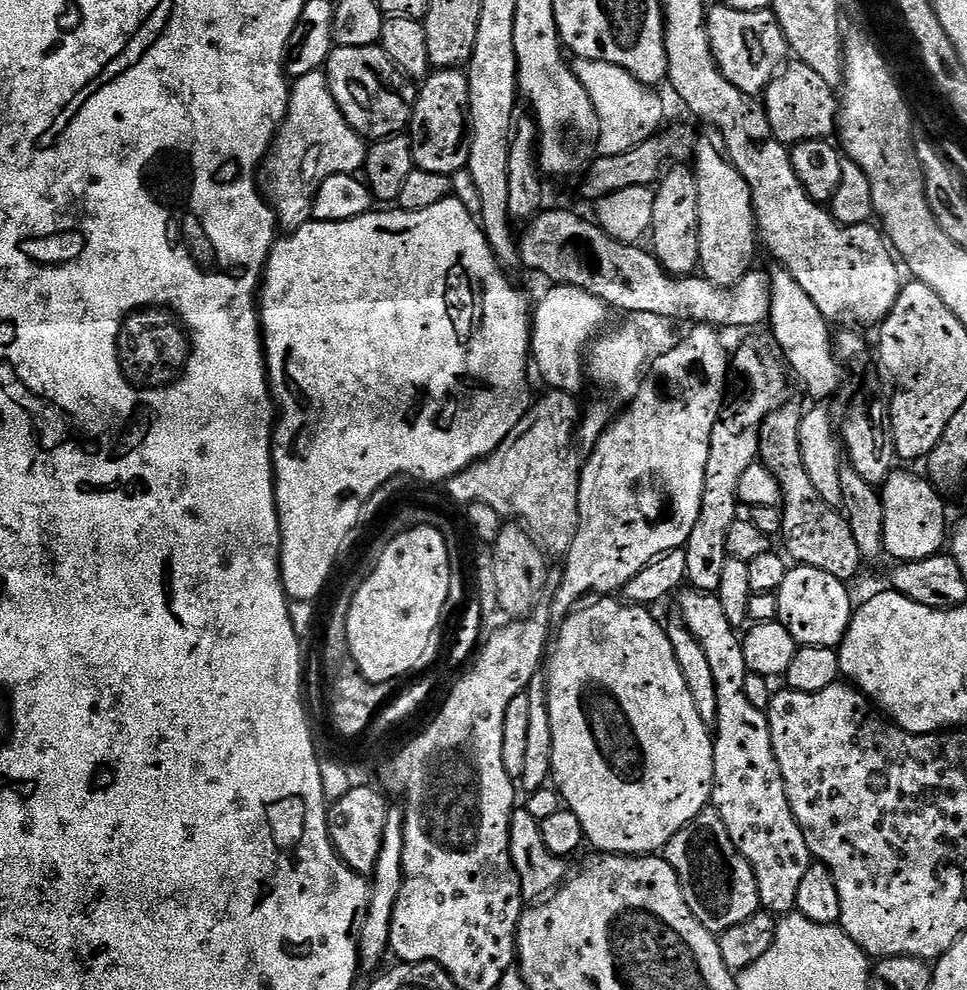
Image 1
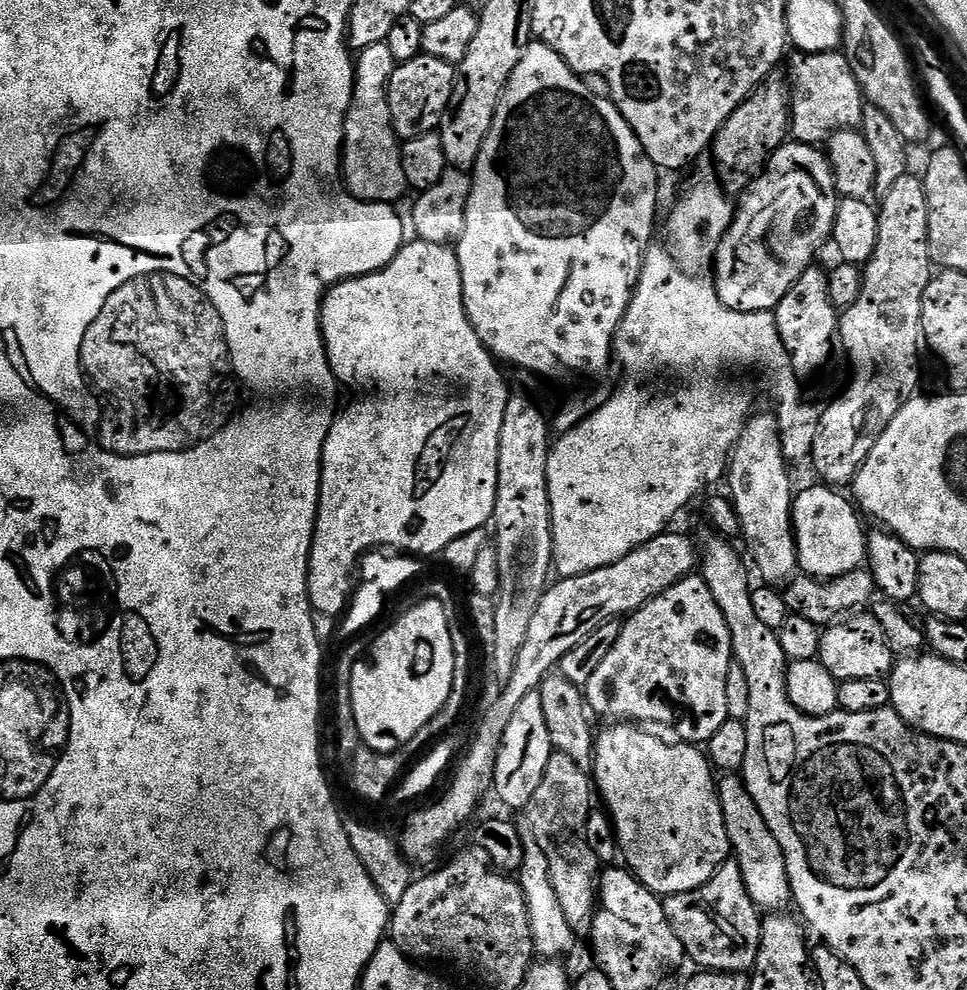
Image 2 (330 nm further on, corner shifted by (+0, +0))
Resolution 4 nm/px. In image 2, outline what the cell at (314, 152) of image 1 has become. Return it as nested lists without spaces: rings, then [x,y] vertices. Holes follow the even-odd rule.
[[[388,43],[359,49],[355,57],[356,81],[352,91],[352,105],[344,117],[344,151],[342,153],[342,179],[347,191],[358,200],[374,204],[392,204],[405,199],[409,191],[406,173],[402,170],[402,141],[396,135],[388,87],[398,61],[390,52]]]

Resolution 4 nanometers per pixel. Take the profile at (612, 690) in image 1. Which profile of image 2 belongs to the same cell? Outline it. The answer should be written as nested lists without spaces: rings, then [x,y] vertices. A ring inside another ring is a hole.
[[[616,722],[605,732],[601,731],[596,737],[596,755],[594,757],[594,784],[598,789],[598,796],[604,799],[603,807],[606,809],[611,821],[612,827],[616,833],[616,843],[618,845],[619,855],[623,863],[639,878],[643,884],[657,896],[667,898],[674,894],[682,894],[690,890],[698,890],[720,869],[721,864],[729,859],[730,849],[728,847],[728,835],[726,834],[726,822],[722,818],[722,806],[718,795],[718,784],[712,775],[714,769],[705,753],[699,747],[683,742],[673,742],[671,739],[663,740],[660,736],[655,736],[655,731],[649,730],[644,726],[637,726],[632,722]]]

